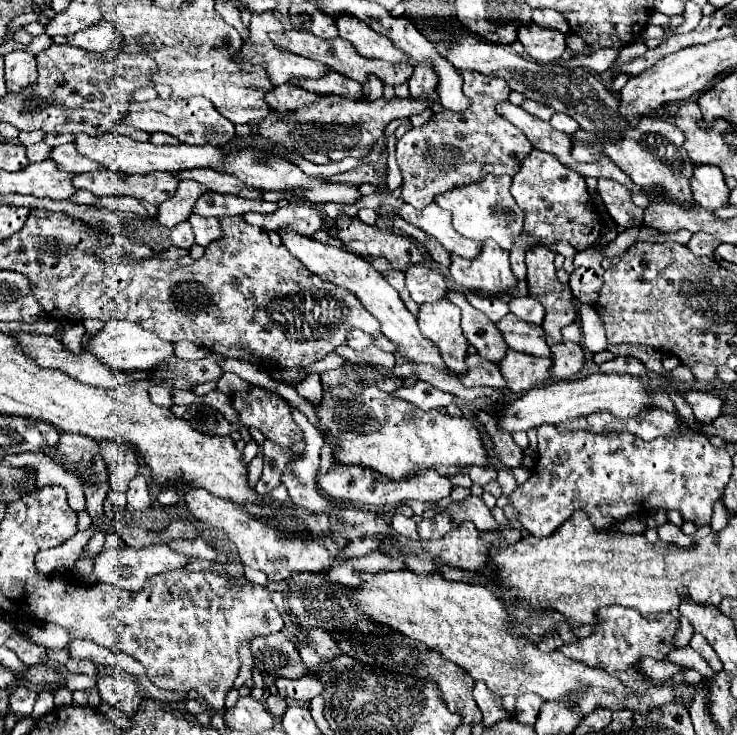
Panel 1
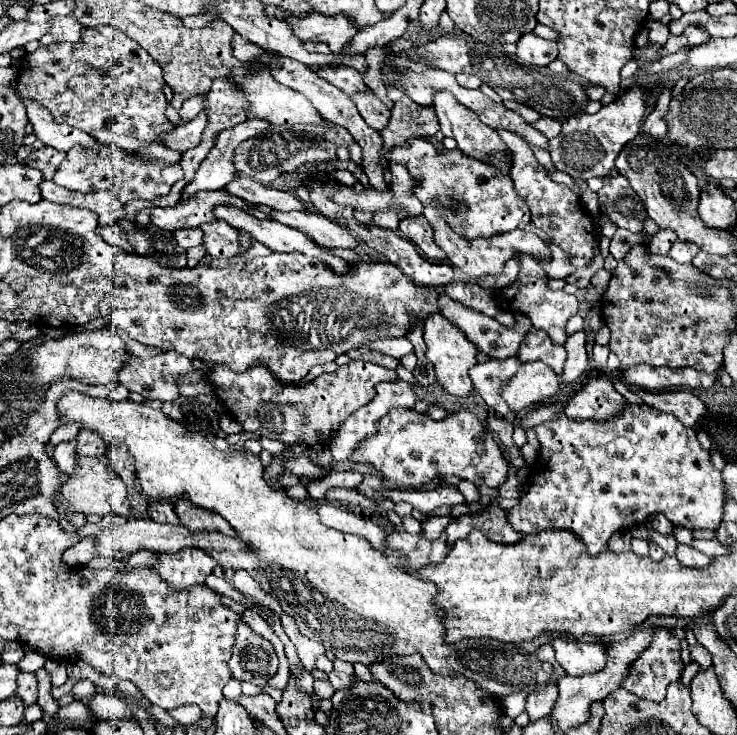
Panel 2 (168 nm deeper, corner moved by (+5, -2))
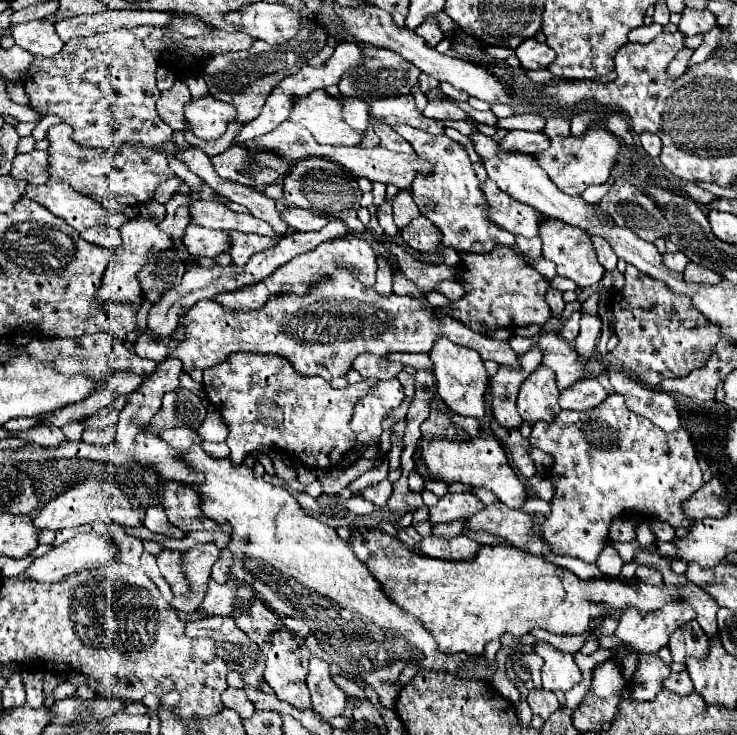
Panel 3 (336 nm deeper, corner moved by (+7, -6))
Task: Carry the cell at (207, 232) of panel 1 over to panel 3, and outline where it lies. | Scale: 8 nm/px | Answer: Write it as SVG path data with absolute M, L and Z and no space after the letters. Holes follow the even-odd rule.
M227 232L229 234L229 248L227 254L231 256L235 266L241 266L249 260L253 252L261 252L263 248L271 248L273 242L265 236L257 234L241 234L241 232Z

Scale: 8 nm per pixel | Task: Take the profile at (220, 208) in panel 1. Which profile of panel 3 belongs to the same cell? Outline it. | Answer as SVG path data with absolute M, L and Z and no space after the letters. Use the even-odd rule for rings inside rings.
M141 216L139 218L131 218L131 220L127 220L121 226L121 238L123 238L123 244L115 250L115 260L107 266L107 272L105 272L105 278L103 278L103 286L101 286L97 298L101 302L133 306L133 310L137 312L143 292L141 292L141 286L139 286L135 274L147 264L147 260L153 254L157 254L157 252L161 252L165 248L171 248L173 246L173 238L159 228L159 222L149 220L149 218L141 218Z

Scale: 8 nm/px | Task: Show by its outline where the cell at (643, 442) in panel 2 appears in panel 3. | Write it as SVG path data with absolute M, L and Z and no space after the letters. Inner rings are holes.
M611 394L601 408L593 412L569 412L561 410L553 422L535 422L531 426L529 444L541 448L553 458L549 474L553 480L553 498L551 514L533 528L545 544L557 556L571 556L583 562L595 562L599 552L609 540L609 526L619 514L635 514L639 518L657 518L675 528L691 528L693 520L683 512L683 502L689 500L703 484L703 472L699 468L695 446L687 430L679 428L677 432L663 432L651 420L631 412L621 394Z

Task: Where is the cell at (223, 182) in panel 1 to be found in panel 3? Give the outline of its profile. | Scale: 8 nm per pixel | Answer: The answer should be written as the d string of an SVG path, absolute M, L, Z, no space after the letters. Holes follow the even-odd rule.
M287 206L281 212L281 218L295 230L299 232L311 232L311 230L321 230L329 220L325 216L317 216L309 210L297 208L297 206Z

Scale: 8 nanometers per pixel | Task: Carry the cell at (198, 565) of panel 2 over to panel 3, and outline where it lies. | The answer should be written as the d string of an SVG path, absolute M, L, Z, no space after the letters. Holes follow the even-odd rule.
M197 544L181 556L181 570L189 580L187 594L173 596L171 606L179 612L195 612L205 594L211 576L211 566L219 558L219 548L215 544Z

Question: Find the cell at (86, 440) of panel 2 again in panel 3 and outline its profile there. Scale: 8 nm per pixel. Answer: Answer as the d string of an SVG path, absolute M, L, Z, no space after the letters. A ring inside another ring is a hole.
M85 430L83 432L83 442L95 444L95 446L109 446L115 442L115 432L105 432L105 430Z

